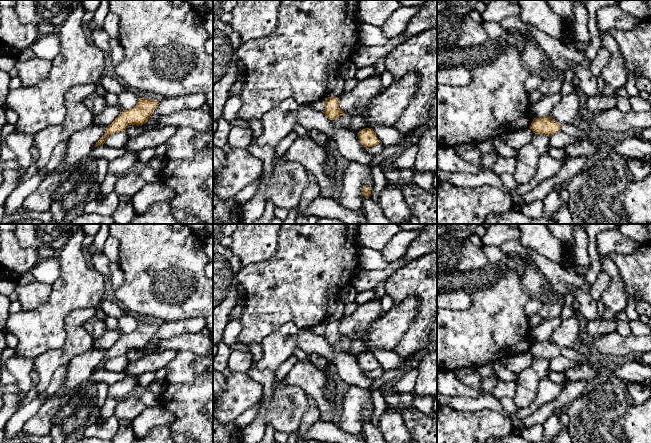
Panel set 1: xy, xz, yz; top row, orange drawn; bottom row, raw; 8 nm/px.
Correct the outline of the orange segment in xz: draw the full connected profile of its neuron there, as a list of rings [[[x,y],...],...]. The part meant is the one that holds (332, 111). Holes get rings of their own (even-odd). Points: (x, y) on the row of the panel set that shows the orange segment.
[[[328,97],[325,98],[325,116],[330,120],[338,119],[344,111],[339,108],[339,99],[338,97]]]

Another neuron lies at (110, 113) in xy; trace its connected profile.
[[[119,104],[107,106],[101,113],[93,116],[93,123],[100,126],[108,126],[123,111]]]

